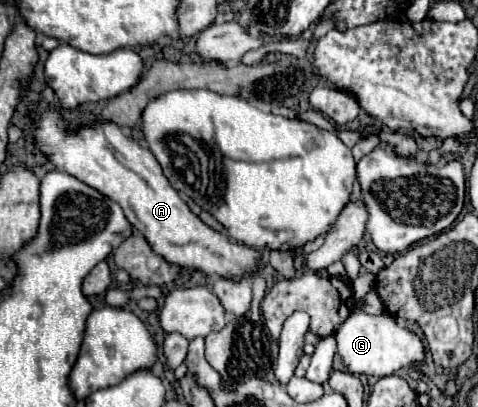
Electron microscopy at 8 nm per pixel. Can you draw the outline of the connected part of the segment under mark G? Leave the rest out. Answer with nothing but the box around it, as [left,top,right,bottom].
[336,312,424,378]

